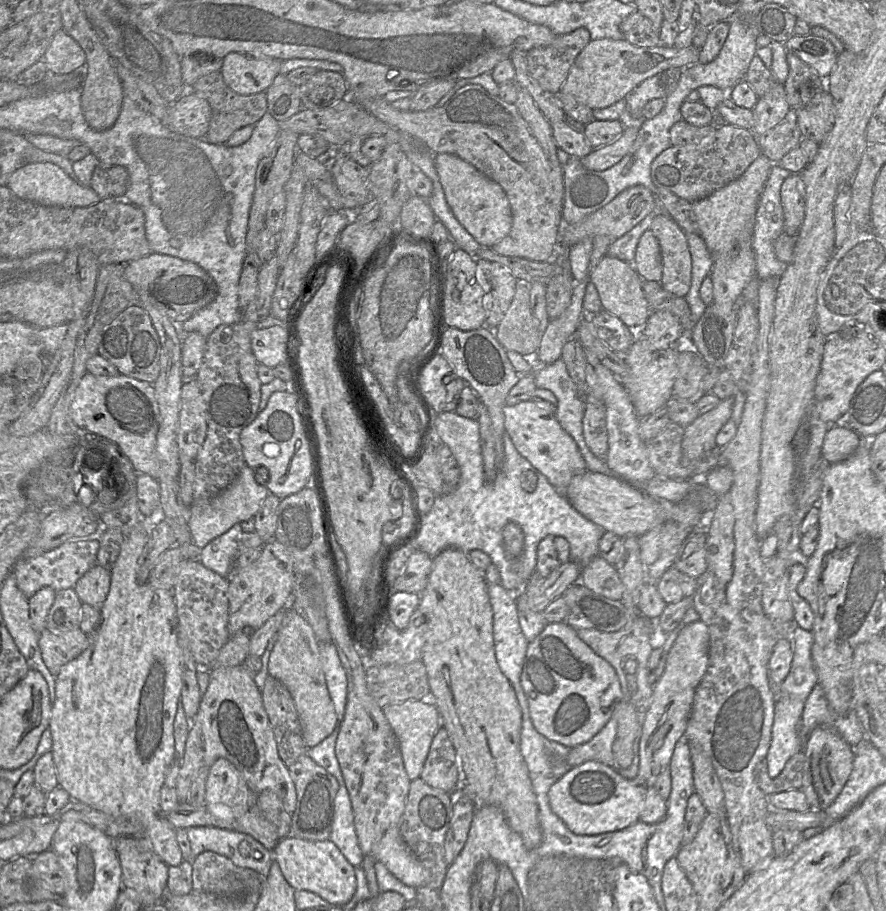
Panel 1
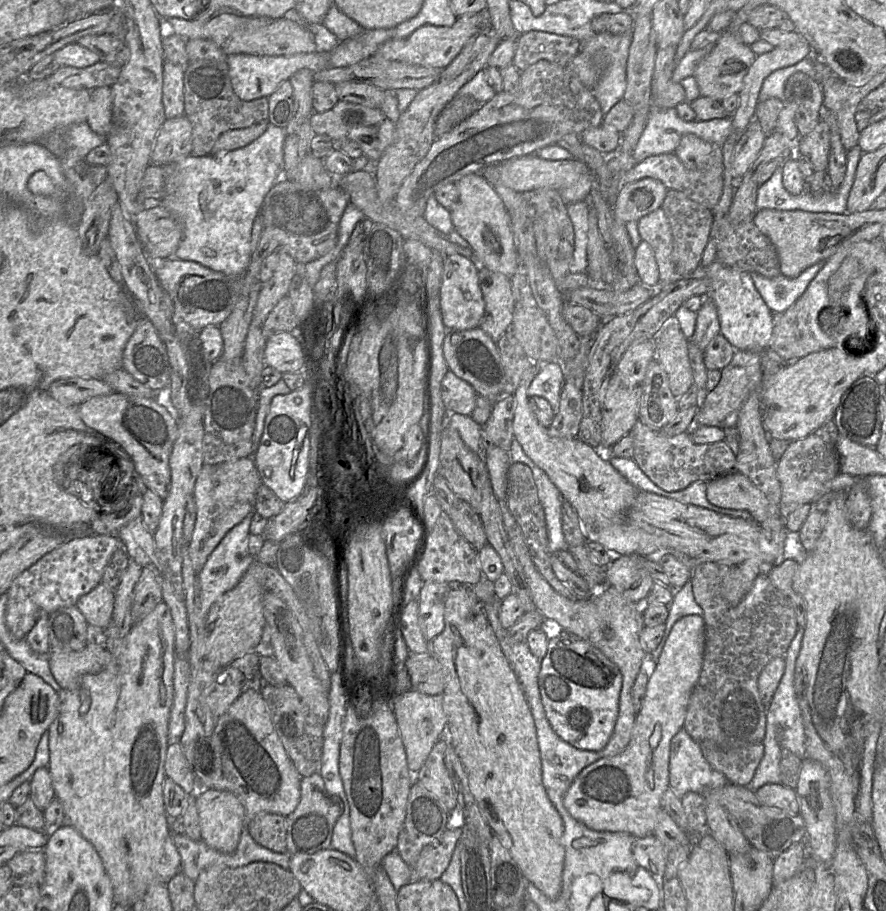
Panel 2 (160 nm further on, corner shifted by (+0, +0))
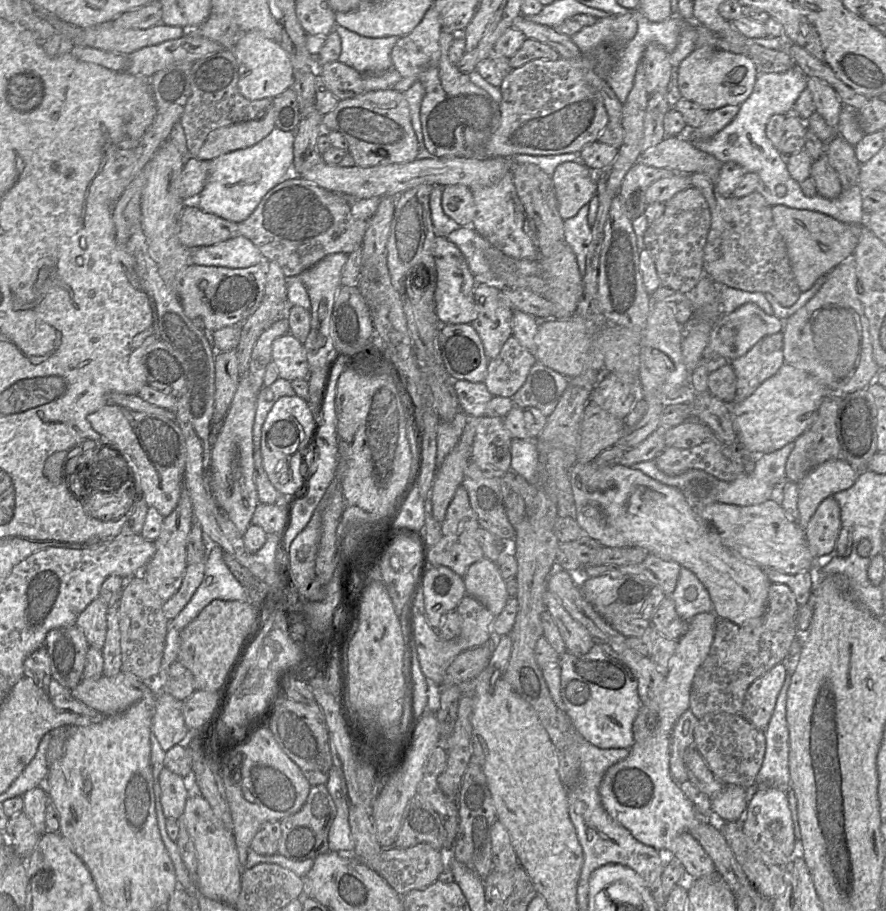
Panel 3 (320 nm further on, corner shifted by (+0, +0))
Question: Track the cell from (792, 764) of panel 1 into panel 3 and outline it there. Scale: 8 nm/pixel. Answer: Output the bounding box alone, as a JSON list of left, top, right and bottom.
[694,713,765,791]

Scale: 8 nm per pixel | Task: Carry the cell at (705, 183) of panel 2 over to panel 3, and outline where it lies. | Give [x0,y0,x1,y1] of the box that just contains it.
[619,163,675,220]

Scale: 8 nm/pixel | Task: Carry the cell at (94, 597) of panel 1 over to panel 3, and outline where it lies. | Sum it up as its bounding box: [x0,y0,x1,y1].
[76,596,108,650]

